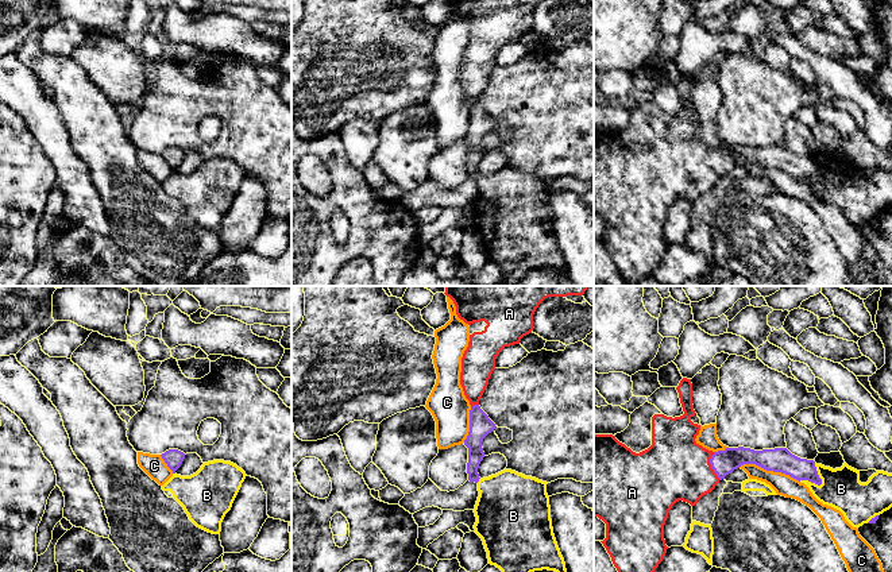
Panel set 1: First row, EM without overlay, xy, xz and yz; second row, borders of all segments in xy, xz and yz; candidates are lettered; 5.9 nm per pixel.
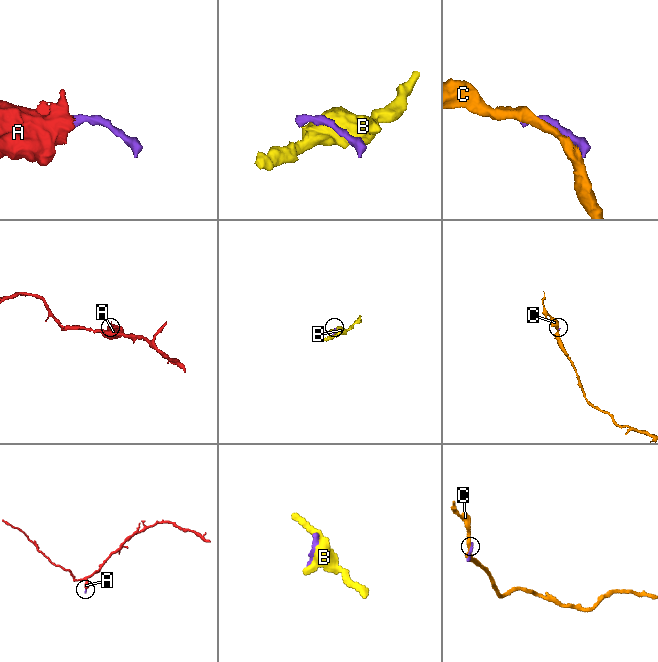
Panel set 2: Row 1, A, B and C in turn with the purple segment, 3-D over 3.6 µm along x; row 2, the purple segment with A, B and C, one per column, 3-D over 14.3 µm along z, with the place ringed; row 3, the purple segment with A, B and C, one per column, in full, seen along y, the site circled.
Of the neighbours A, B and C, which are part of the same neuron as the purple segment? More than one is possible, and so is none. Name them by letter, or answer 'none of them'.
A

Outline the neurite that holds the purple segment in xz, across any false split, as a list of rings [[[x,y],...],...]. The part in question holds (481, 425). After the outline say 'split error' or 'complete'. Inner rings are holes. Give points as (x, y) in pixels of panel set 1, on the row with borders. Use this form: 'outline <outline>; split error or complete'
outline [[[445,286],[445,295],[455,306],[456,314],[470,326],[468,347],[462,358],[460,384],[470,401],[470,432],[464,440],[468,448],[467,474],[470,482],[479,482],[478,468],[484,457],[483,438],[494,432],[495,424],[480,409],[479,401],[495,370],[495,359],[505,347],[520,344],[533,331],[533,314],[548,297],[583,295],[588,286]]]; split error

